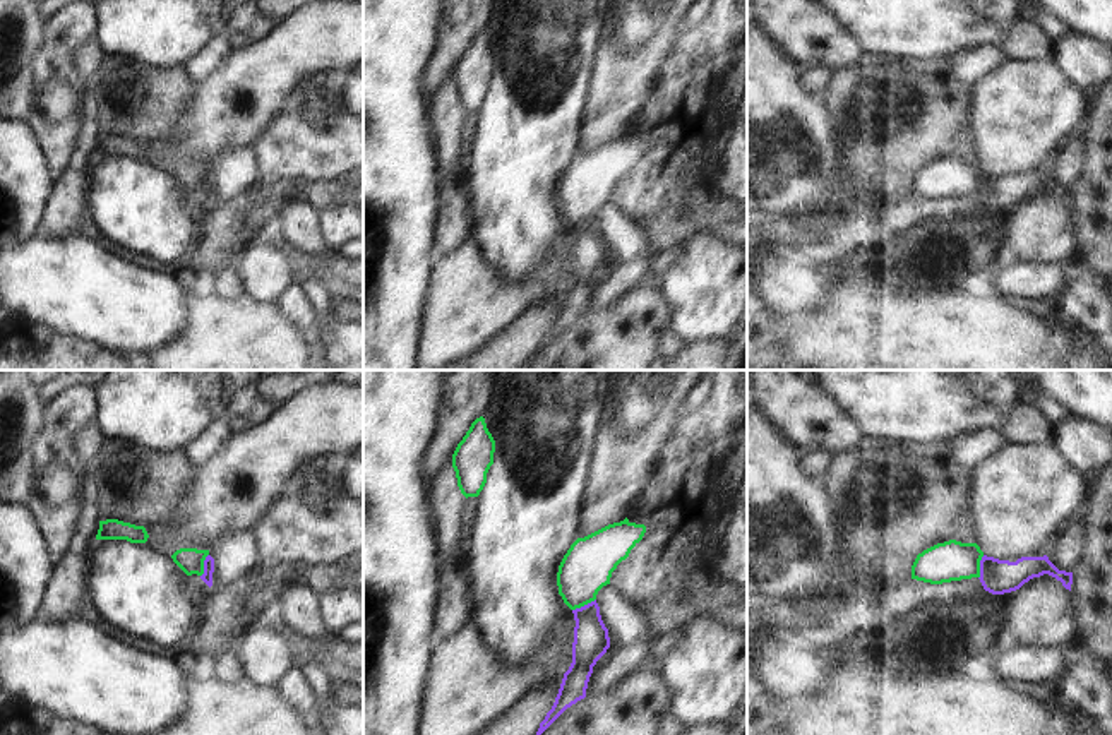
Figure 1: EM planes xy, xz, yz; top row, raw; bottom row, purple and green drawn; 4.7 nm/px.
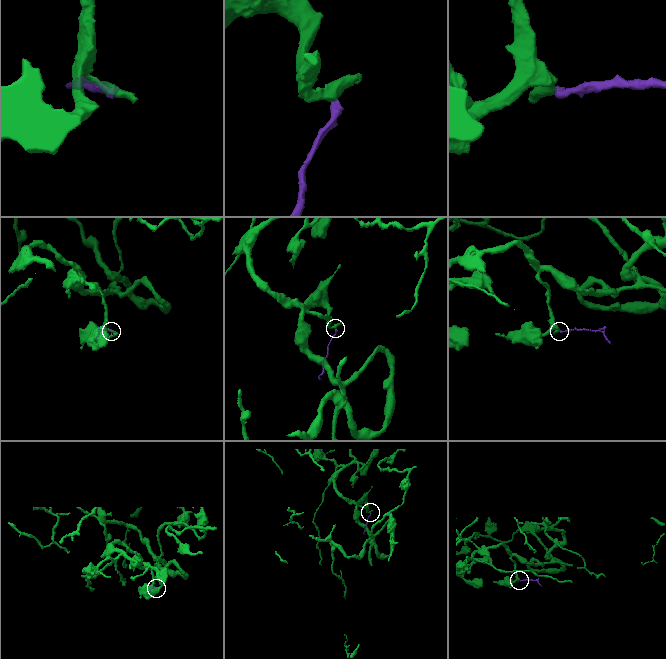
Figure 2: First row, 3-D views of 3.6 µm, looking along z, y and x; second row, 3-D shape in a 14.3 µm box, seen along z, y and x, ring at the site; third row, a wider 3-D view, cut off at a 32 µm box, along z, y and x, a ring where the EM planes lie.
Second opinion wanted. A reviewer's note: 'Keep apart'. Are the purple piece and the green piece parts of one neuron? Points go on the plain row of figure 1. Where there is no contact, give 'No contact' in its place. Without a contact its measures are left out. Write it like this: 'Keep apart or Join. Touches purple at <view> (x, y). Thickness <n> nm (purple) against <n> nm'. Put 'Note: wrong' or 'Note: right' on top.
Note: right
Keep apart. Touches purple at xz (585, 221). Thickness 160 nm (purple) against 240 nm

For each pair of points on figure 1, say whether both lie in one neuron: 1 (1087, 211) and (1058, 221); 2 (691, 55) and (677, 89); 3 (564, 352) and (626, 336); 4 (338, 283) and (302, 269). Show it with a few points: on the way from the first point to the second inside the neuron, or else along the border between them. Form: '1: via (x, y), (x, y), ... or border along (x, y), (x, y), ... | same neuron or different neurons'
1: border along (1070, 208), (1078, 256) | different neurons
2: via (691, 64), (691, 76), (686, 81) | same neuron
3: via (579, 352), (607, 352), (610, 348) | same neuron
4: via (329, 274), (310, 269) | same neuron

